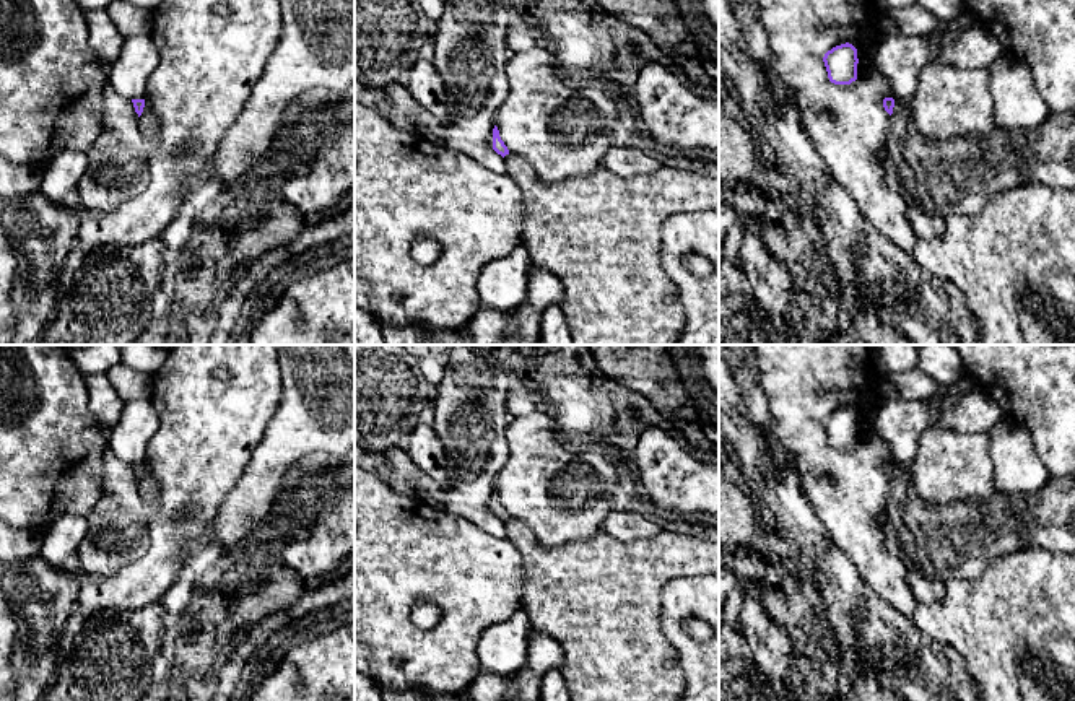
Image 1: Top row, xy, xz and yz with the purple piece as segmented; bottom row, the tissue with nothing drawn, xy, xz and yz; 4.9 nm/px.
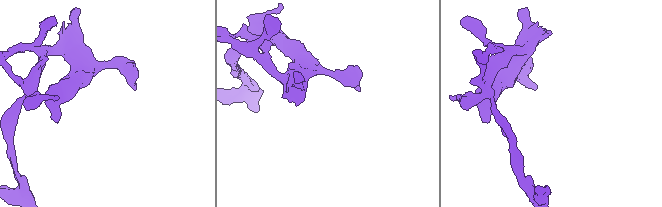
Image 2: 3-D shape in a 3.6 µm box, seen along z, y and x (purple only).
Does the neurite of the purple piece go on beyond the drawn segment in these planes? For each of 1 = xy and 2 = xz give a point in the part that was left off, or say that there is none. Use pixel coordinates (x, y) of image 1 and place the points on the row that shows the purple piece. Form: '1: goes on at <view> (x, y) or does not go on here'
1: does not go on here
2: does not go on here

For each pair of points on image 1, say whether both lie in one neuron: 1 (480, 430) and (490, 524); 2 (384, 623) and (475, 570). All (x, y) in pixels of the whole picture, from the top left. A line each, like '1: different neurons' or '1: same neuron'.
1: same neuron
2: same neuron

